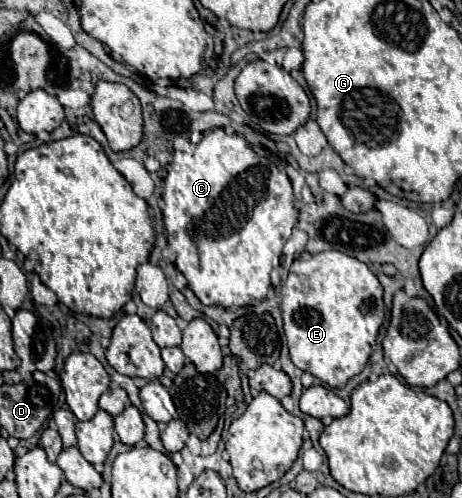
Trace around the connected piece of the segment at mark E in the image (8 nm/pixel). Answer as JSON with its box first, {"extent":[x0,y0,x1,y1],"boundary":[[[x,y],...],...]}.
{"extent":[282,250,384,388],"boundary":[[[338,250],[320,252],[310,260],[294,260],[288,280],[282,286],[282,316],[284,334],[290,348],[290,358],[296,368],[310,372],[330,388],[344,388],[348,378],[360,374],[376,344],[380,326],[384,324],[384,288],[364,262]]]}

